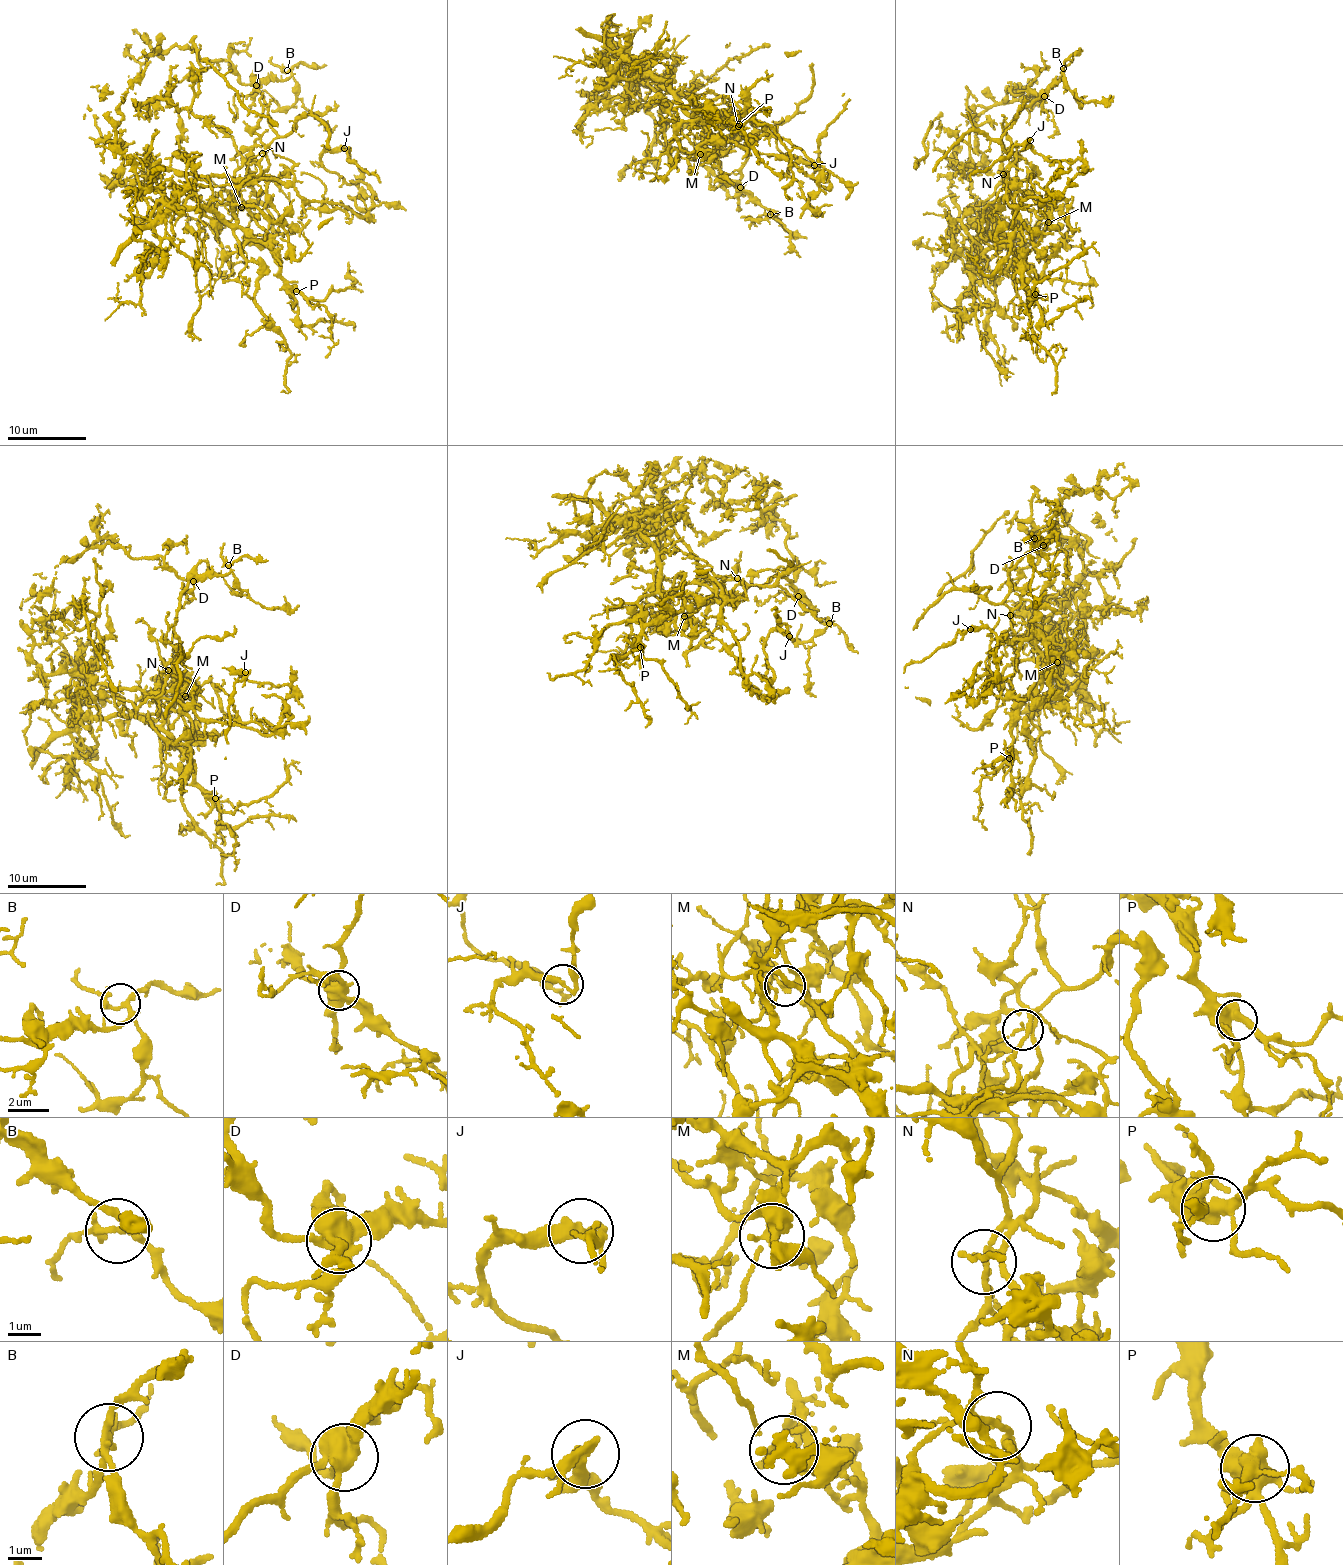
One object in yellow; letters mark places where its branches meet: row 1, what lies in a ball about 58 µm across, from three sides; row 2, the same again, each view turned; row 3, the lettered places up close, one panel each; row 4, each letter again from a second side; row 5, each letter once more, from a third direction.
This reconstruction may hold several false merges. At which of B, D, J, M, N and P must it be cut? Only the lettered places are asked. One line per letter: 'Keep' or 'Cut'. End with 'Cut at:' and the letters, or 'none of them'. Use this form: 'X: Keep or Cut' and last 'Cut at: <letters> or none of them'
B: Keep
D: Cut
J: Cut
M: Cut
N: Cut
P: Keep
Cut at: D, J, M, N

